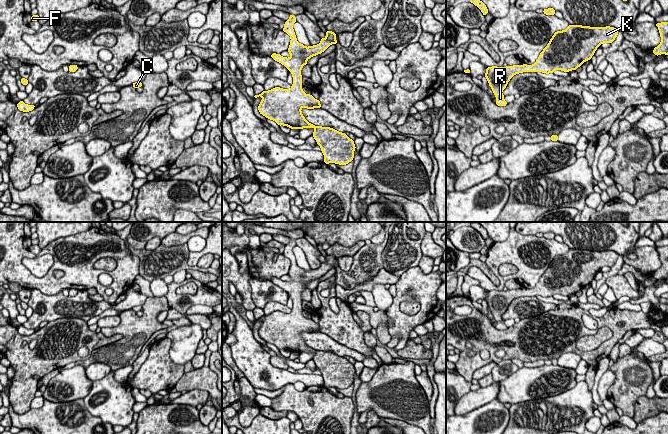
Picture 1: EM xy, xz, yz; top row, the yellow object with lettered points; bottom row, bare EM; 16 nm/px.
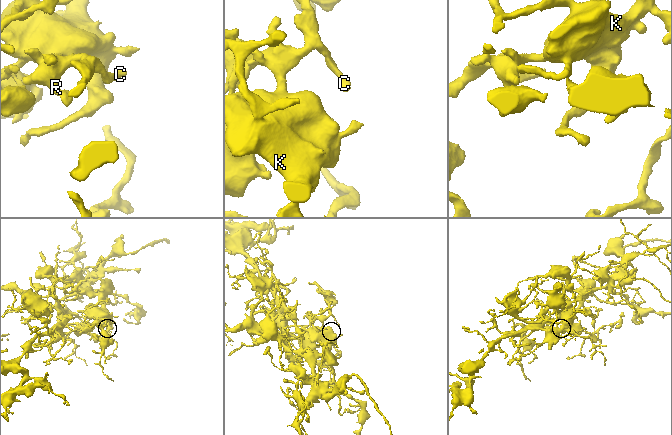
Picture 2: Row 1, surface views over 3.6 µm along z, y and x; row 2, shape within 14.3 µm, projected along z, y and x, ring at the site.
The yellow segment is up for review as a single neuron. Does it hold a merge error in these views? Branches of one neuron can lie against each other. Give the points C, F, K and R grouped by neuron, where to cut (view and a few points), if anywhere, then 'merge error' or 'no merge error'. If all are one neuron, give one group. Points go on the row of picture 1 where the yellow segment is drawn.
C F K R | no cut | no merge error

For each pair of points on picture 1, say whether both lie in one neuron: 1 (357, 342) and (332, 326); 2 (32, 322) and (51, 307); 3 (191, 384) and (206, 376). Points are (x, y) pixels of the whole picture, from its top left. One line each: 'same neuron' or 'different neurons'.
1: same neuron
2: same neuron
3: same neuron

